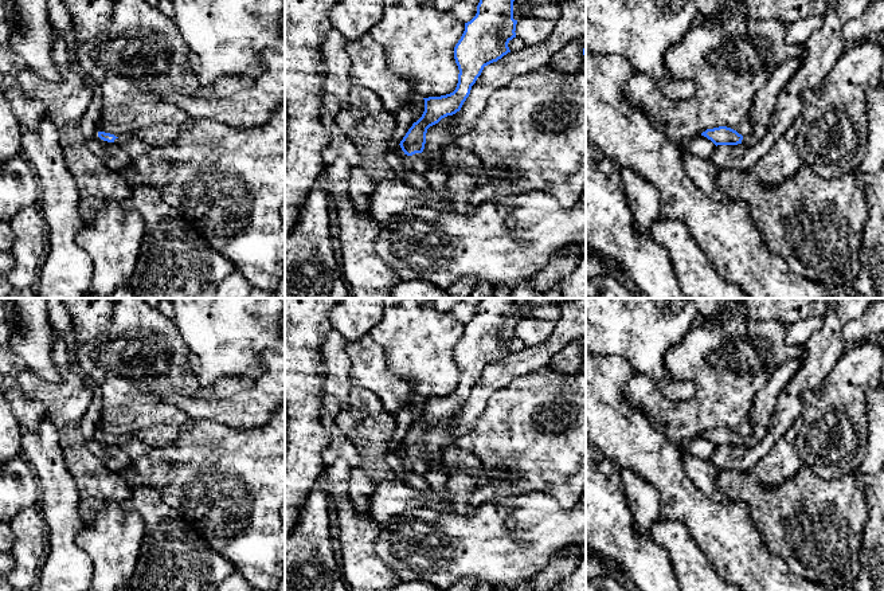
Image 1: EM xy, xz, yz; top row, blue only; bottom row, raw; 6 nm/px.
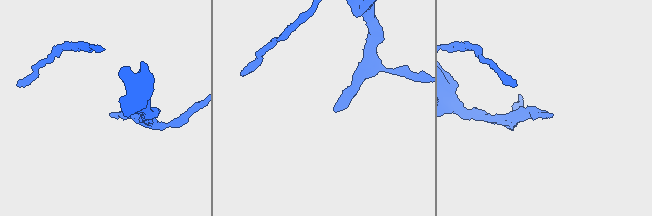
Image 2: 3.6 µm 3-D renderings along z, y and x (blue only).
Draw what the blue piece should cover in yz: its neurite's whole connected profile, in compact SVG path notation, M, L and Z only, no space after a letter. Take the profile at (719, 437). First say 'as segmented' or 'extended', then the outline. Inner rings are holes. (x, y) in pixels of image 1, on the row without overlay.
extended; M803 351L799 359L791 359L783 363L770 376L768 384L758 392L752 404L751 434L748 437L743 438L736 431L727 427L707 430L701 434L701 437L711 441L716 447L738 445L752 447L758 445L766 437L770 416L777 404L778 395L781 394L783 387L791 380L805 356L806 352Z

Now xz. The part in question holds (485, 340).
extended; M480 298L476 317L465 324L465 332L454 348L459 371L455 391L446 396L423 399L422 418L399 445L407 457L406 467L418 475L425 477L429 467L422 454L427 430L459 412L484 368L511 353L508 344L516 338L517 325L513 320L513 302L515 298Z

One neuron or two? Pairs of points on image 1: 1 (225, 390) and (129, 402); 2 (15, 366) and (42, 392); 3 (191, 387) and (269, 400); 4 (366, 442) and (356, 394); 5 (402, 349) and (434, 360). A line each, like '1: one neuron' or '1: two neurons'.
1: one neuron
2: two neurons
3: two neurons
4: one neuron
5: one neuron

